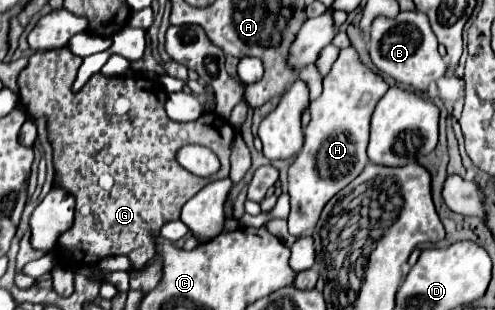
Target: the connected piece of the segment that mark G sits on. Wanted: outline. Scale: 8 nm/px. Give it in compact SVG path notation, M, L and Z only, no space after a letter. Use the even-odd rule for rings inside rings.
M63 46L63 48L55 48L55 50L45 50L45 52L35 52L35 54L33 54L33 56L31 56L31 58L29 58L29 64L27 64L27 68L25 68L25 70L23 70L23 72L21 72L21 74L19 74L19 88L21 88L21 96L23 96L23 106L25 106L25 108L27 108L27 112L29 112L29 114L31 114L31 116L45 116L45 118L47 118L47 134L49 134L49 142L51 142L51 148L53 148L53 168L55 168L55 180L53 180L53 184L55 184L55 186L61 186L61 188L63 188L63 190L65 190L65 192L69 192L69 194L71 194L71 196L73 196L73 198L75 198L75 224L73 224L73 226L71 226L71 228L69 228L69 230L67 230L67 232L65 232L65 234L61 234L61 236L59 236L59 240L57 240L57 258L59 258L59 262L63 262L63 264L65 264L65 266L67 266L67 268L71 268L71 270L77 270L77 268L83 268L83 266L95 266L95 264L97 264L97 262L101 262L101 260L103 260L103 258L107 258L107 256L113 256L113 254L125 254L125 256L129 256L129 260L131 260L131 262L133 262L133 266L145 266L145 264L149 264L149 262L151 262L151 260L153 260L153 258L155 258L155 254L157 254L157 250L155 250L155 238L157 238L157 236L159 236L159 232L161 232L161 226L163 226L163 224L167 224L167 222L171 222L171 220L177 220L177 218L179 218L179 214L181 214L181 208L183 208L183 206L185 206L185 202L187 202L187 200L189 200L189 198L193 198L193 196L195 196L195 194L197 194L197 192L199 192L199 190L201 190L201 188L203 188L203 186L205 186L205 184L209 184L209 182L213 182L213 180L219 180L219 178L225 178L225 176L229 176L229 154L231 154L231 142L233 142L233 138L235 138L235 130L233 130L233 126L231 126L231 124L229 124L229 122L227 122L227 120L225 120L225 118L217 118L217 114L203 114L203 116L201 116L201 118L199 118L199 120L195 120L195 122L175 122L175 120L171 120L171 118L169 118L169 116L167 116L167 112L165 112L165 102L167 102L167 92L165 92L165 90L163 90L163 86L161 86L161 84L159 84L159 82L151 82L151 78L147 78L147 76L135 76L135 78L133 78L133 76L121 76L121 78L107 78L107 76L103 76L103 74L101 74L101 72L99 72L99 74L93 74L93 76L91 76L91 78L89 78L89 84L85 84L85 88L83 88L83 90L79 90L79 92L73 92L73 90L71 90L71 86L73 86L73 82L75 82L75 78L77 78L77 70L79 70L79 66L81 66L81 62L83 62L83 58L81 58L81 56L75 56L75 54L73 54L73 52L71 52L71 50L69 50L69 46ZM119 96L125 96L125 98L127 98L127 100L129 100L129 102L131 102L131 116L133 116L133 118L131 118L131 116L113 116L113 118L111 118L111 122L109 122L109 120L105 120L105 114L109 114L109 112L111 112L111 110L109 110L109 108L113 108L113 102L115 102L115 100L117 100L117 98L119 98ZM189 144L203 144L203 146L205 146L205 148L209 148L209 150L213 150L213 152L215 152L215 156L217 156L217 158L219 158L219 162L221 162L221 168L219 168L219 172L217 172L217 174L213 174L213 176L211 176L211 178L213 178L213 180L209 180L209 176L207 176L207 178L199 178L199 176L195 176L195 174L191 174L191 172L189 172L189 170L185 170L185 168L183 168L183 166L181 166L181 164L179 164L179 162L177 162L177 152L179 152L179 150L181 150L181 148L183 148L183 146L189 146ZM103 174L109 174L109 176L111 176L111 178L113 178L113 186L111 186L111 188L109 188L109 190L105 190L105 188L101 188L101 186L99 186L99 178L101 178L101 176L103 176Z

